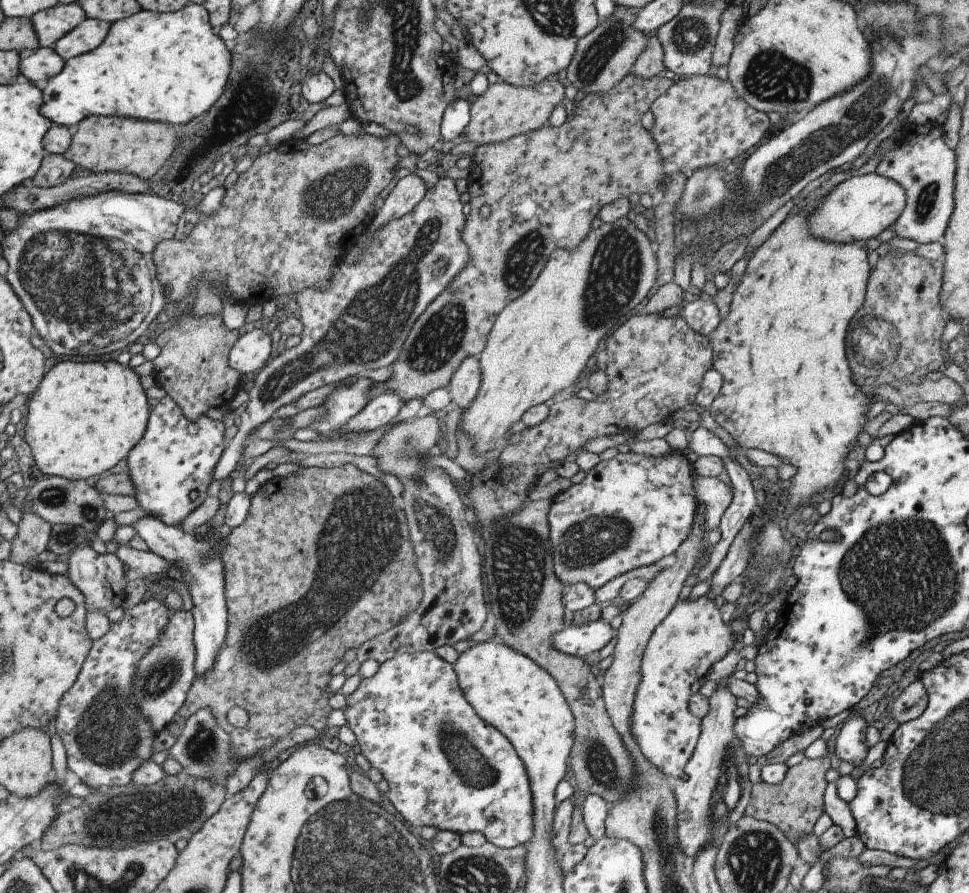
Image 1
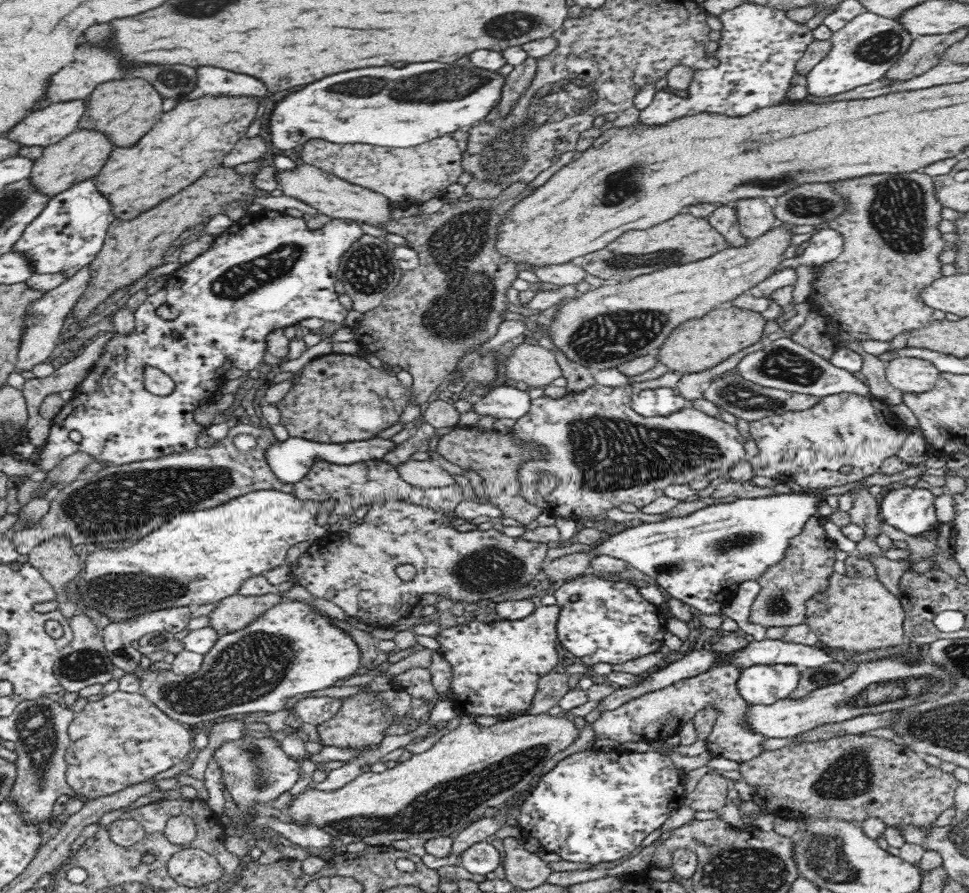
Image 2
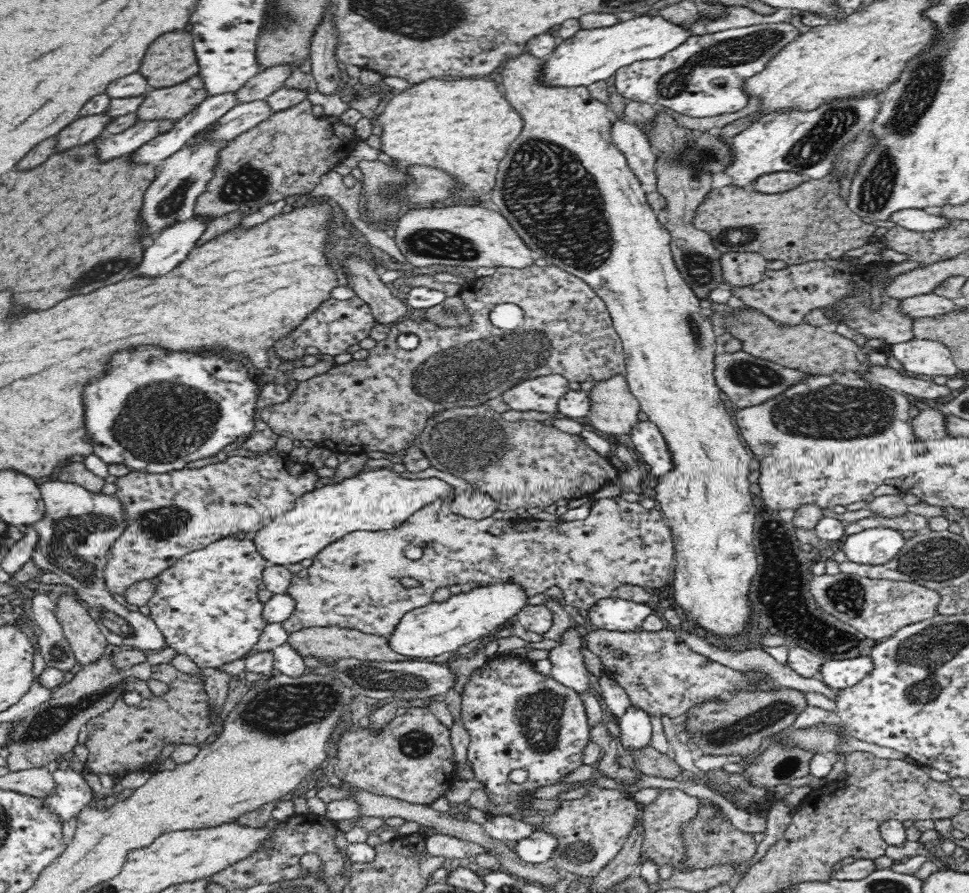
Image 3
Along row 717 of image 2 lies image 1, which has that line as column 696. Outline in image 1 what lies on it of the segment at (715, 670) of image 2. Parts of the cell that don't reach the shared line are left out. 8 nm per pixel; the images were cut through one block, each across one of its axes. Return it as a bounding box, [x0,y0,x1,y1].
[629,596,736,783]

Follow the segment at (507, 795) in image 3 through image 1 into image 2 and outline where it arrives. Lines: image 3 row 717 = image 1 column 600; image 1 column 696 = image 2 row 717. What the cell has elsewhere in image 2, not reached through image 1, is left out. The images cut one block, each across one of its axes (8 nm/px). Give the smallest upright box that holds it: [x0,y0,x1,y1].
[432,605,559,720]

